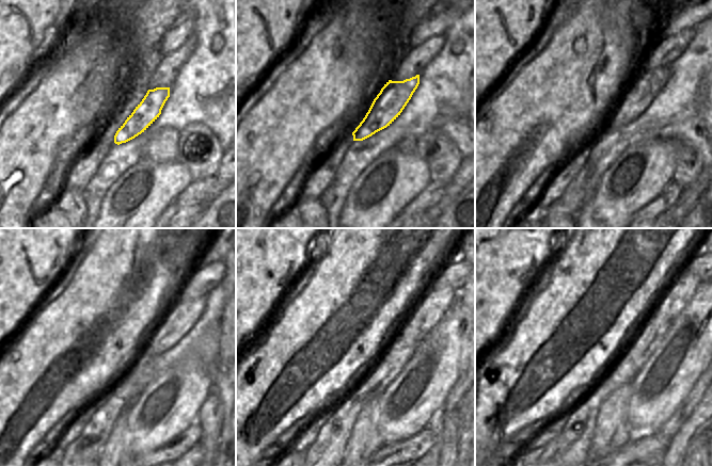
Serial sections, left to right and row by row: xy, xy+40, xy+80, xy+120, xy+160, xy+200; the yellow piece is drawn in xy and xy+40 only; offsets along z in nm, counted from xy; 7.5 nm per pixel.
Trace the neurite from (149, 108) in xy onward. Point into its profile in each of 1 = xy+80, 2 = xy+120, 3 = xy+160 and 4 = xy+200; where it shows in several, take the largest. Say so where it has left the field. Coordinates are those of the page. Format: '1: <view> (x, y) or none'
1: xy+80 (645, 87)
2: xy+120 (183, 315)
3: xy+160 (432, 305)
4: xy+200 (681, 290)

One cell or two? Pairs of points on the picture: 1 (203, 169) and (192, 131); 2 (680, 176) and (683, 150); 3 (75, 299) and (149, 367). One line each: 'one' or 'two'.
1: one
2: one
3: two

